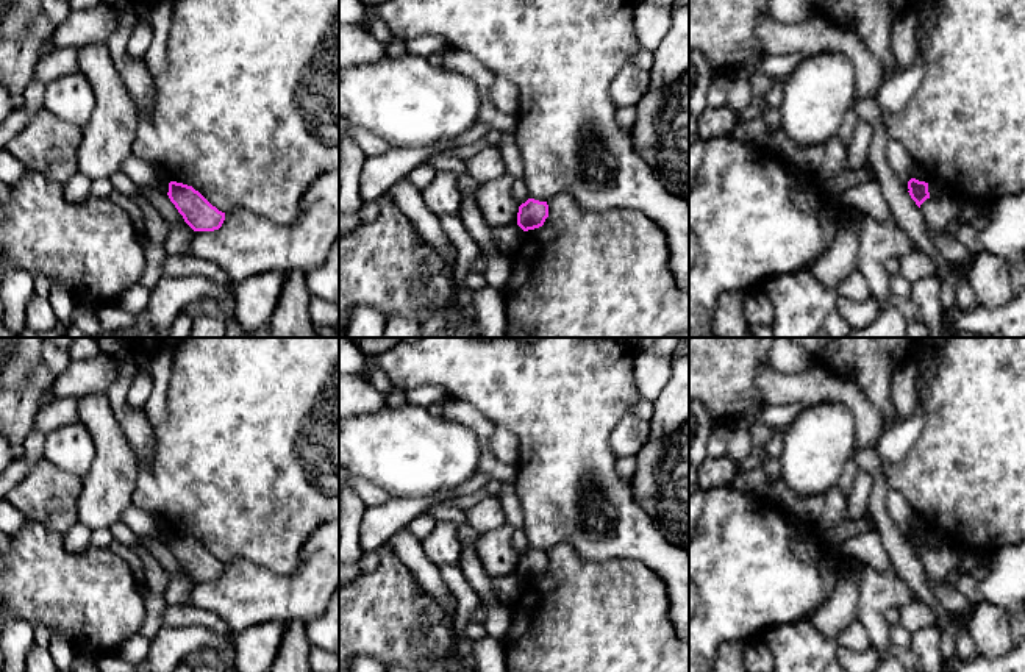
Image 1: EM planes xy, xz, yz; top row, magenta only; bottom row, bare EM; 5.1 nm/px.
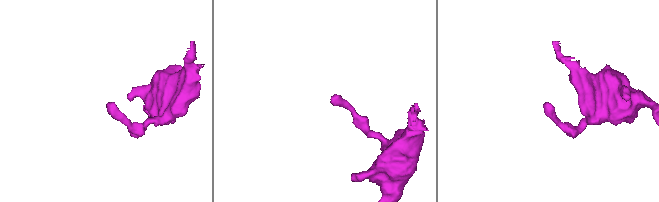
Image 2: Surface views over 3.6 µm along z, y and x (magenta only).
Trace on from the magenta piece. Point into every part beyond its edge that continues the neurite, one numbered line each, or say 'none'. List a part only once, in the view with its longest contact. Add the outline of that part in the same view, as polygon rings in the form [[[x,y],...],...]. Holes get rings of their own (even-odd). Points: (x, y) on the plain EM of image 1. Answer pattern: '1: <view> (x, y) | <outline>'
none

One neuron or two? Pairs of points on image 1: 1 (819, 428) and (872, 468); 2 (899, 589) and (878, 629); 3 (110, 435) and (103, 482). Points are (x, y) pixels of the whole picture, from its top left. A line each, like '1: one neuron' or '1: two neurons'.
1: two neurons
2: one neuron
3: one neuron

